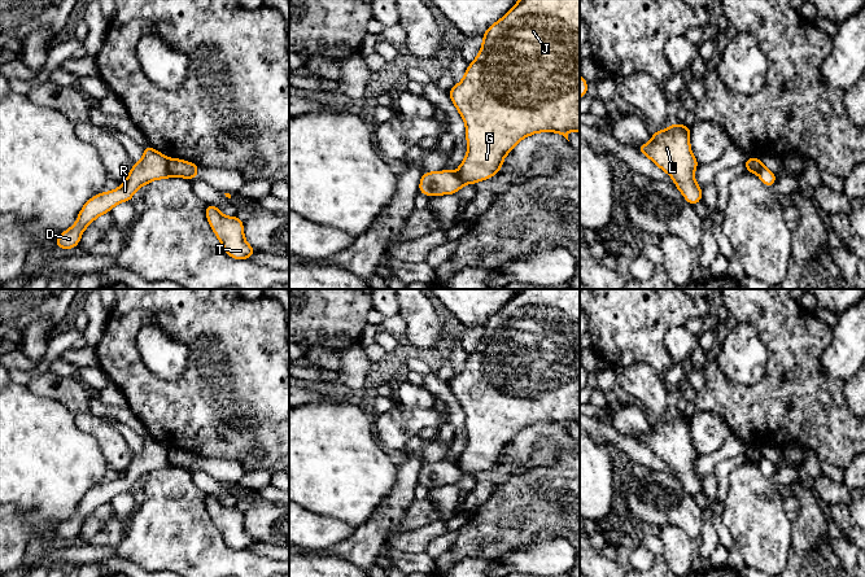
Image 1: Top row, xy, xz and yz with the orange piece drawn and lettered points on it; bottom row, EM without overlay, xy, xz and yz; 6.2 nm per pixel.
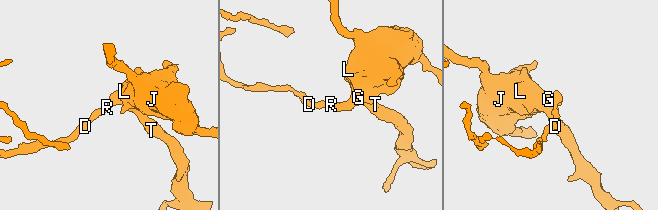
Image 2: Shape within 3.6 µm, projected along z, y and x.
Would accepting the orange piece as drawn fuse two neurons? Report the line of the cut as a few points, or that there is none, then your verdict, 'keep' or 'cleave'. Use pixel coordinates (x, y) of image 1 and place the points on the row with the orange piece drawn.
xy (166, 158), (166, 165), (174, 175) | cleave

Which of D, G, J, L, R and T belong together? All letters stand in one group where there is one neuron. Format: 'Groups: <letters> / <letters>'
Groups: D R / G J L T

